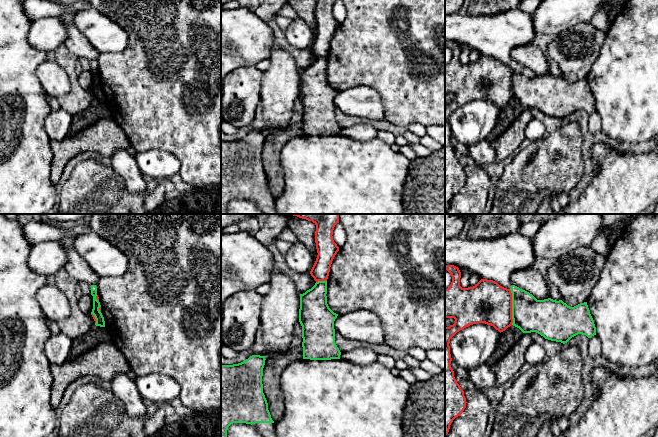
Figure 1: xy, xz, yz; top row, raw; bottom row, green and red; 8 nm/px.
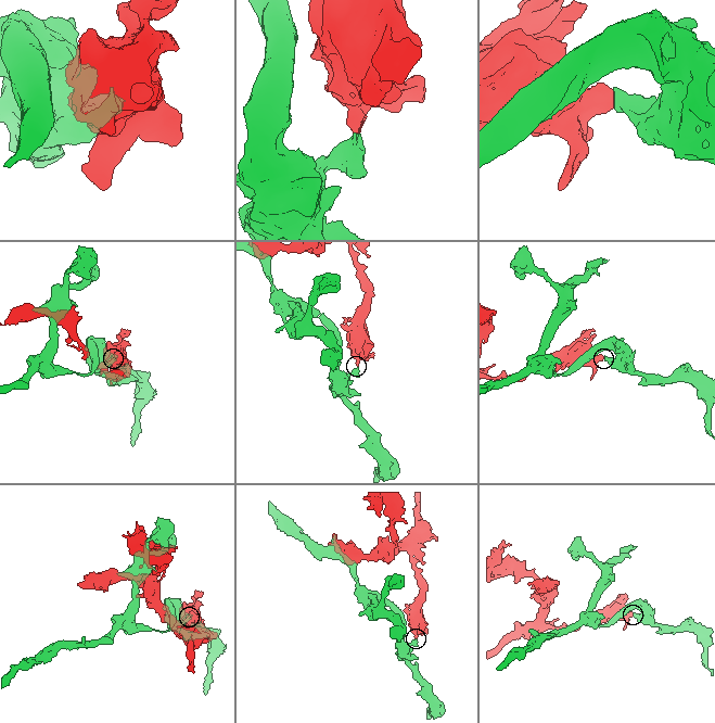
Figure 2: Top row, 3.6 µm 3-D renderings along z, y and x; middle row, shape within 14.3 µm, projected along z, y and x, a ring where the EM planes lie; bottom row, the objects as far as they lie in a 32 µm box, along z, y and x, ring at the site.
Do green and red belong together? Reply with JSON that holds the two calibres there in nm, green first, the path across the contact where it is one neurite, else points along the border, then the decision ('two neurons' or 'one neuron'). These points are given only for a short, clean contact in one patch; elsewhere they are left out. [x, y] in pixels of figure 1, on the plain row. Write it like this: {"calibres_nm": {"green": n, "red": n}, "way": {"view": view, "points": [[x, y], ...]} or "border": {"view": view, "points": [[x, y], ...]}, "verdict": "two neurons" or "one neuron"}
{"calibres_nm": {"green": 280, "red": 340}, "verdict": "two neurons"}

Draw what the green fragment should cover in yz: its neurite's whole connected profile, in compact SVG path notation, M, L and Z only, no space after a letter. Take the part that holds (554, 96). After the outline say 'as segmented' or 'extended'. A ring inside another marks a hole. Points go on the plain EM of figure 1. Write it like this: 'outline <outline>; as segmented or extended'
outline M515 61L510 66L512 101L523 109L536 108L545 115L563 120L578 110L588 114L596 111L587 78L570 83L562 76L537 76L532 70Z; as segmented

